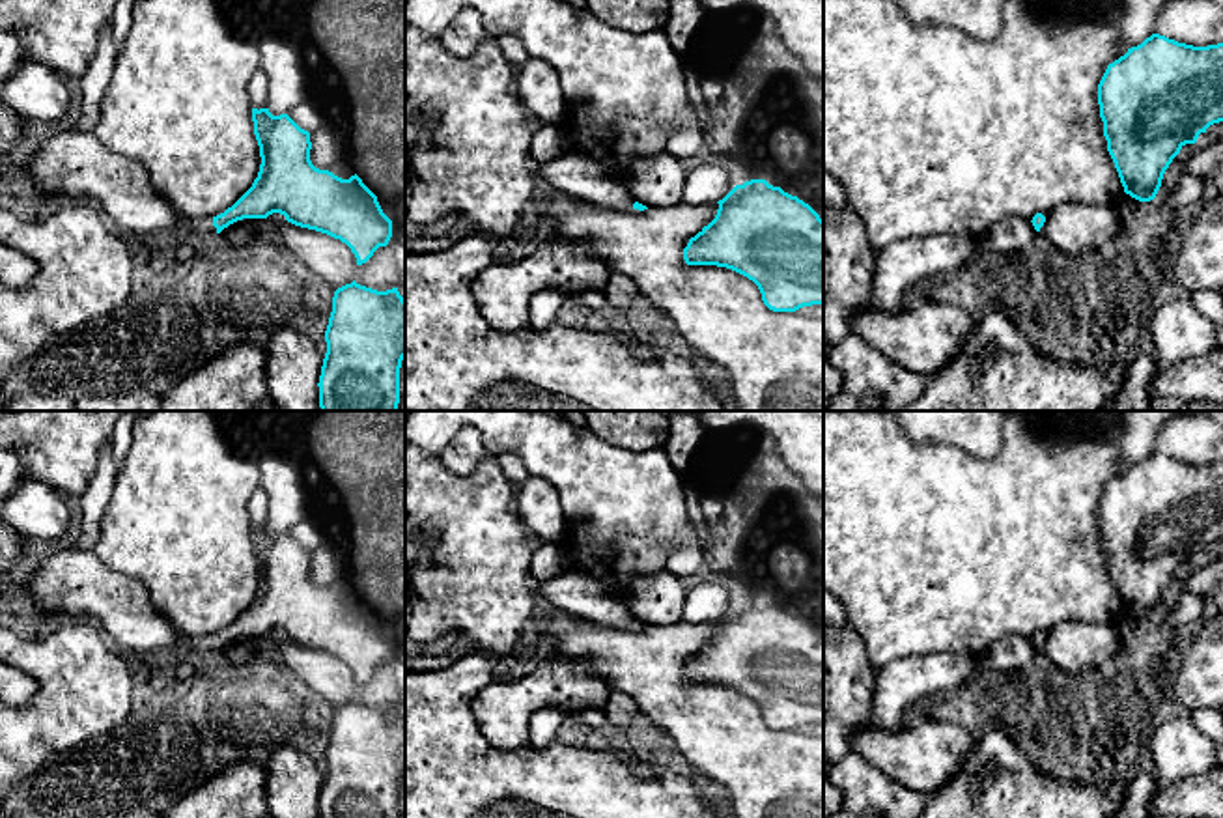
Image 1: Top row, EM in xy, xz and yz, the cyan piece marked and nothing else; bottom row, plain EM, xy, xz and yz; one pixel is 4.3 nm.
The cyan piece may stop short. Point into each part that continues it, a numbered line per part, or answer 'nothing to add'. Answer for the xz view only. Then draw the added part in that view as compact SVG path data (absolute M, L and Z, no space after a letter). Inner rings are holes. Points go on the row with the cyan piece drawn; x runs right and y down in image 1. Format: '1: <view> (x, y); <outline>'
1: xz (576, 174); M566 151L558 159L538 164L538 177L543 189L590 202L603 209L640 213L637 202L607 166L583 151Z

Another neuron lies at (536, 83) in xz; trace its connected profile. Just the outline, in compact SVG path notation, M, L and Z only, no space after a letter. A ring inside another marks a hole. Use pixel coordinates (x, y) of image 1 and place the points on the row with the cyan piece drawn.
M528 58L513 77L513 92L543 125L560 125L566 118L566 99L556 69L540 58Z

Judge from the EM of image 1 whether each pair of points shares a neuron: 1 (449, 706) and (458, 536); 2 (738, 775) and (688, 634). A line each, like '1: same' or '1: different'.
1: different
2: same

